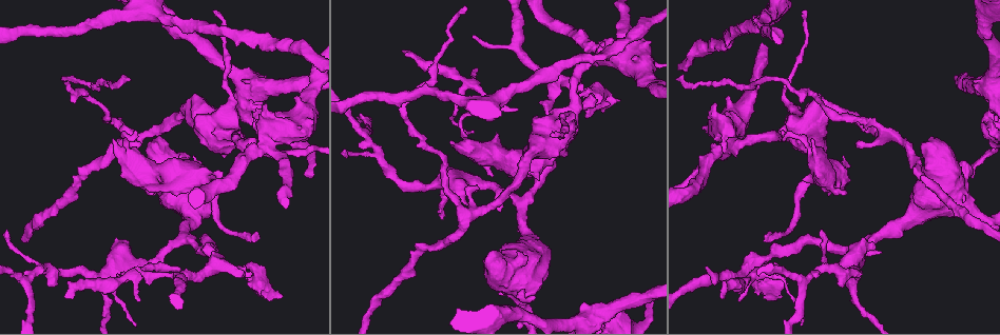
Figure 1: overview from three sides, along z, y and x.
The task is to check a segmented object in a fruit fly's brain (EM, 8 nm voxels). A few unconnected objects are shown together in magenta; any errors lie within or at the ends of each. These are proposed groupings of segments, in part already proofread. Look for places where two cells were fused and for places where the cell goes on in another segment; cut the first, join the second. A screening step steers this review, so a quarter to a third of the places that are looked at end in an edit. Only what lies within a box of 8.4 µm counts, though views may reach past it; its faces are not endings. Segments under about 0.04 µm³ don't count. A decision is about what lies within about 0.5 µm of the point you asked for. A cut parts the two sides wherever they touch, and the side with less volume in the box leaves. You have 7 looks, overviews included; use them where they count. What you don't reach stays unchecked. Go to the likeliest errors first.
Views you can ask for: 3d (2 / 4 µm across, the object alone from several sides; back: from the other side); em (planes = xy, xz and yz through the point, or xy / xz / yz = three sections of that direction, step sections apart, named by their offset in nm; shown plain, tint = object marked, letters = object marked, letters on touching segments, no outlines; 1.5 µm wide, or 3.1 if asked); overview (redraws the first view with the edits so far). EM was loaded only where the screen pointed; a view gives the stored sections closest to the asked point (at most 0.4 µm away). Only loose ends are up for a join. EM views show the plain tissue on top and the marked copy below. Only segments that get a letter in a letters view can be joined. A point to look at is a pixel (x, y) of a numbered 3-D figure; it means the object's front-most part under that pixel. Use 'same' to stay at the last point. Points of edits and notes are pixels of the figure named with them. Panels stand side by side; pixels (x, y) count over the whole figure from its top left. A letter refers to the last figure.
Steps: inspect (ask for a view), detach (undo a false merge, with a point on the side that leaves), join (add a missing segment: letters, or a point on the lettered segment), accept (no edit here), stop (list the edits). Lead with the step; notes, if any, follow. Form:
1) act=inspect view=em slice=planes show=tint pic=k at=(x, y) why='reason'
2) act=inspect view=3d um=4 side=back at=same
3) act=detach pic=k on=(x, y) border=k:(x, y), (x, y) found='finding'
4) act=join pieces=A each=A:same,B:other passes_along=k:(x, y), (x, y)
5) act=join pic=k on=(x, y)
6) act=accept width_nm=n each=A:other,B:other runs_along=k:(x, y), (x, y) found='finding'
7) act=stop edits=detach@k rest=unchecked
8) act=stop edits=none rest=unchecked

act=inspect view=3d um=2 pic=1 at=(596, 100) why='tapers out'

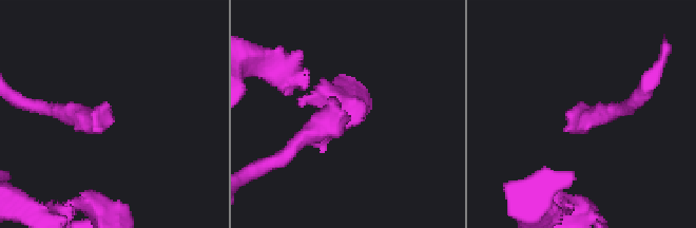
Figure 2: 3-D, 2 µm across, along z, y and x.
act=inspect view=em slice=planes show=letters pic=2 at=(104, 103)

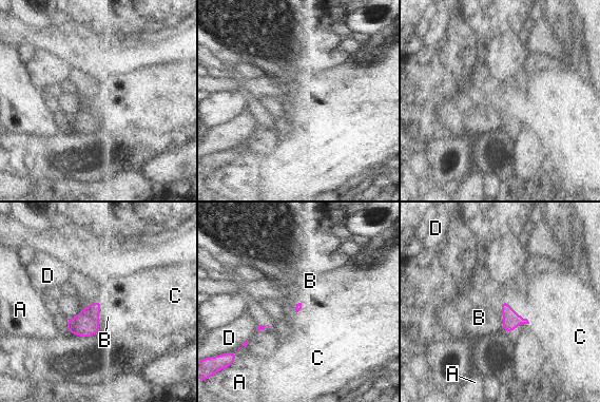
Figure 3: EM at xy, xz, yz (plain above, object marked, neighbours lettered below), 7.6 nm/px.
act=join pieces=B longest_contact=C:280nm each=A:other,B:same,C:other,D:other found='it goes on there'

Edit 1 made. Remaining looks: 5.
act=inspect view=3d um=4 pic=1 at=(874, 243) why='stops while still wide'

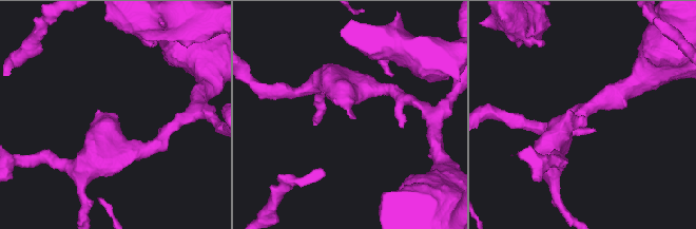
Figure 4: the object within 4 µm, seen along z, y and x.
act=inspect view=em slice=planes show=tint pic=4 at=(354, 117)

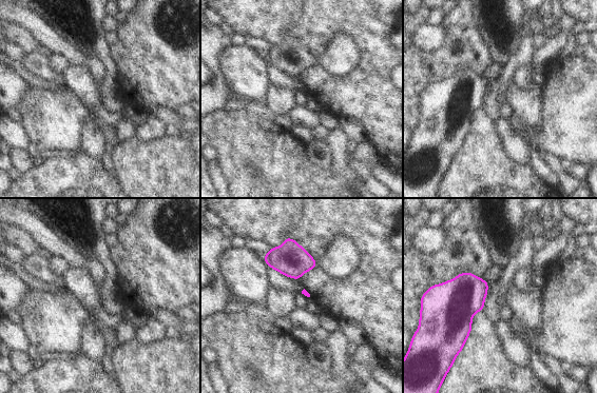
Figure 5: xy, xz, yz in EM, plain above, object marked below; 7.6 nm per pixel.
act=inspect view=em slice=planes show=letters at=same why='see the neighbours'

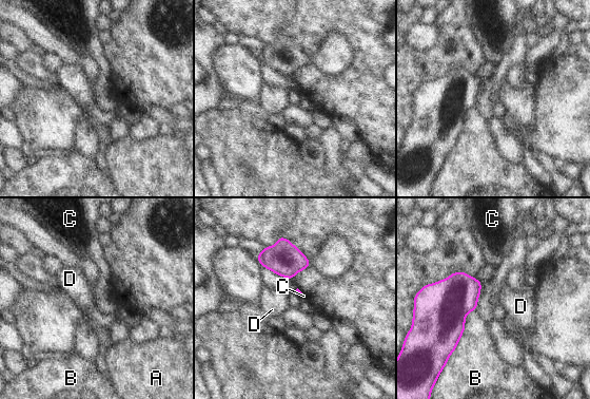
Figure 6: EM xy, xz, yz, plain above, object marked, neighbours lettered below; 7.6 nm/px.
act=accept each=A:other,B:other,C:other,D:other border=6:(475, 309), (466, 316), (451, 353) found='none of them fits'

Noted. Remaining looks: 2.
act=stop edits=join@3 rest=unchecked

